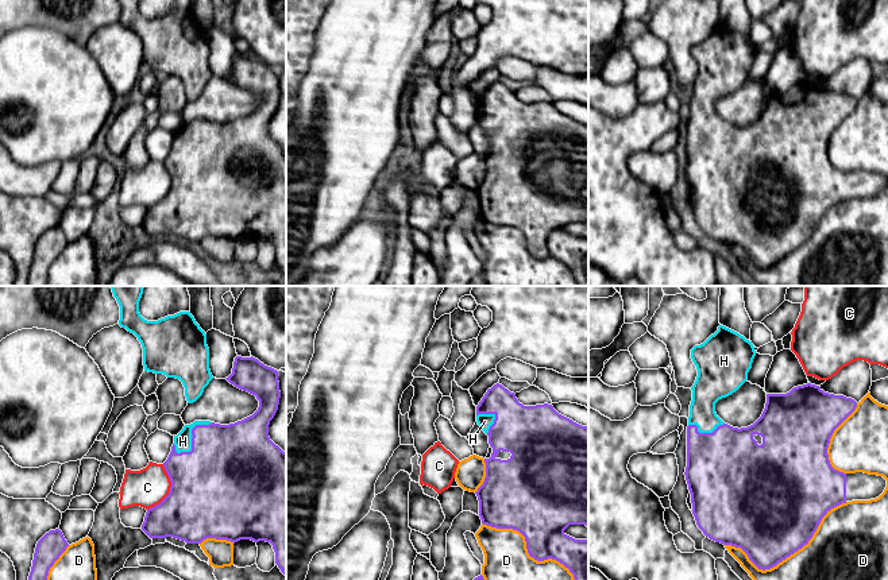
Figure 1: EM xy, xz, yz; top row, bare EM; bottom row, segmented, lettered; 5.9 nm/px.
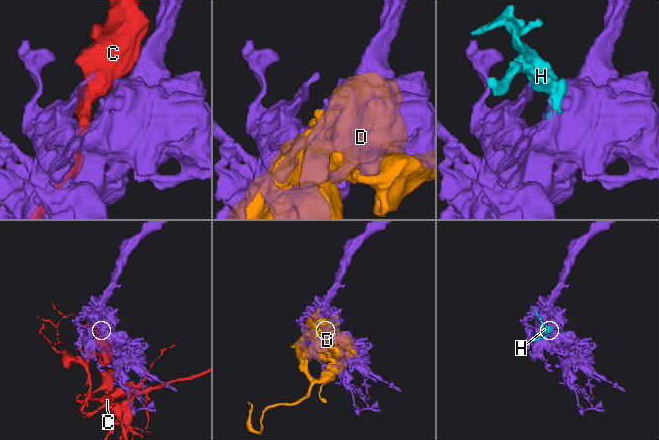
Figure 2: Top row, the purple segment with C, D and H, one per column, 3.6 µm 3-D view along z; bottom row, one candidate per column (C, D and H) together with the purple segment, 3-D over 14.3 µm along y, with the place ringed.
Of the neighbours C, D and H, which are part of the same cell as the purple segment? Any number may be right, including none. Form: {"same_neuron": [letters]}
{"same_neuron": ["H"]}

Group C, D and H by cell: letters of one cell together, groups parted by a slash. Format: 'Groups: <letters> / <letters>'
Groups: C / D / H

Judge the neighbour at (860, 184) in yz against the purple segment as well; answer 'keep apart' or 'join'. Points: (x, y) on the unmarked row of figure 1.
join

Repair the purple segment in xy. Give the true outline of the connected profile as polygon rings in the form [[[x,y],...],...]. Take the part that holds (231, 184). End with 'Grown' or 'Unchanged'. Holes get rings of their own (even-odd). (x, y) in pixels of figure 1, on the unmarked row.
[[[236,54],[232,71],[225,77],[235,85],[255,93],[259,98],[258,108],[229,123],[194,119],[174,134],[171,150],[163,161],[171,179],[170,190],[159,202],[147,208],[142,228],[150,236],[173,235],[186,241],[201,241],[206,236],[227,237],[233,241],[240,237],[266,239],[273,243],[275,262],[286,274],[286,150],[269,135],[269,123],[281,96],[278,69],[252,54]]]. Grown

